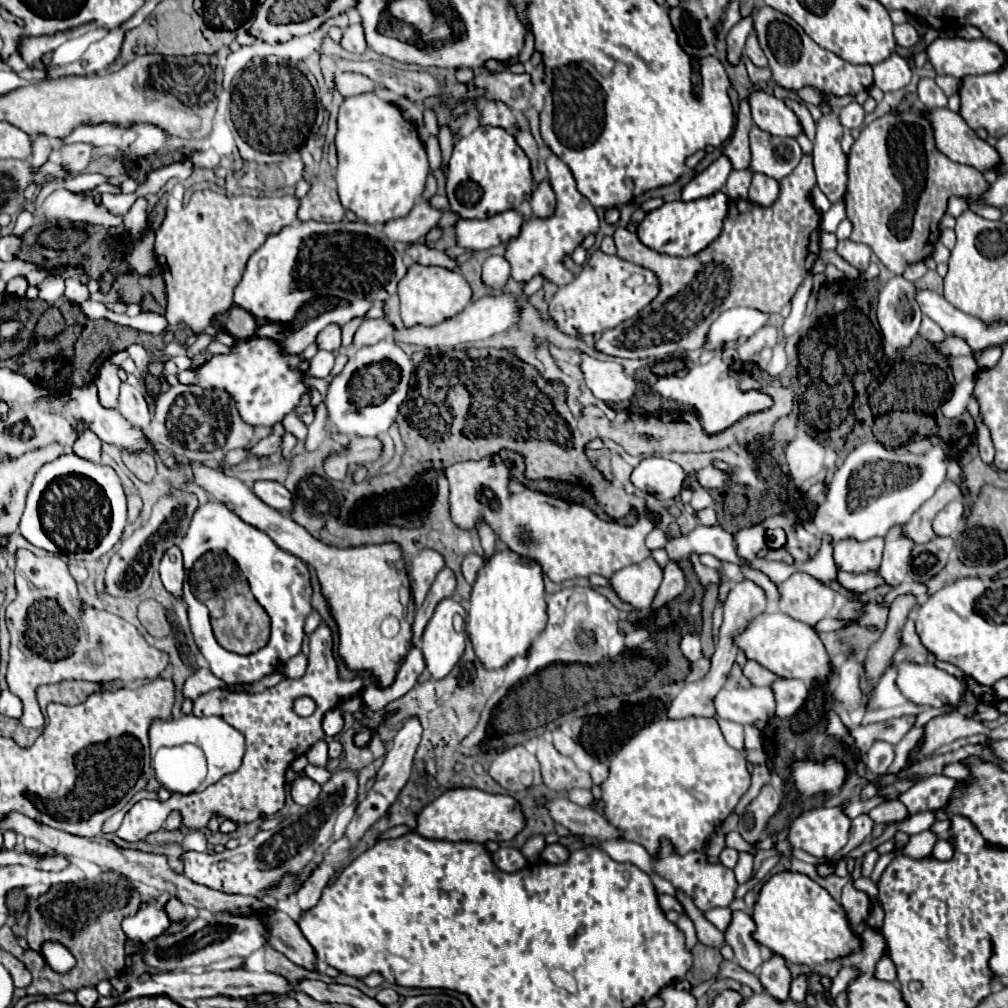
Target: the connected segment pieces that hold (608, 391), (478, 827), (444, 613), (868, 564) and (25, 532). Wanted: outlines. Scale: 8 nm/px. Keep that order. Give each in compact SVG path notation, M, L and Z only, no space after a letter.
M582 354L582 372L586 386L594 392L596 398L604 402L622 402L632 398L638 390L638 384L632 376L624 374L622 366L616 362L600 362Z
M454 788L444 792L432 804L428 804L420 816L416 832L430 840L450 840L450 842L504 842L512 840L526 826L522 806L516 798L506 794L490 794L480 788Z
M444 598L436 606L430 622L424 628L422 636L422 654L426 660L426 668L432 678L440 680L448 676L448 672L456 666L460 656L464 654L466 633L454 630L454 616L464 616L464 606L454 598Z
M872 538L866 542L858 540L842 540L834 546L834 562L836 568L850 574L862 574L870 570L878 570L882 560L884 540Z
M70 452L36 472L20 520L20 532L30 544L52 554L64 554L70 560L96 560L120 542L124 510L126 494L116 470Z

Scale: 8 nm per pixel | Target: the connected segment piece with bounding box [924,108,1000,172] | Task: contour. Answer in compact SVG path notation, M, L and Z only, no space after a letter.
M930 108L924 110L924 116L928 116L932 124L936 148L950 160L974 166L980 172L994 168L1000 162L996 150L980 140L960 114L948 108Z

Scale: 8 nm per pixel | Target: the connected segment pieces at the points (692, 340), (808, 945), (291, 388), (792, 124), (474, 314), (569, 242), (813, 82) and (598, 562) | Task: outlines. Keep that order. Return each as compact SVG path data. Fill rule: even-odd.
M804 154L800 164L796 166L796 172L780 180L780 192L772 206L764 208L760 204L754 204L750 200L740 200L740 198L730 200L728 216L732 218L724 220L724 228L720 236L708 248L688 258L658 254L646 248L636 234L628 232L626 228L616 228L614 232L614 242L618 250L616 256L652 270L660 280L660 294L638 316L618 324L608 332L602 332L602 336L594 342L594 348L598 352L604 352L616 358L662 360L664 356L672 356L682 350L702 348L710 324L724 310L730 310L736 306L748 306L768 314L780 312L792 300L796 288L804 282L804 278L808 276L808 272L812 270L820 254L820 214L810 198L810 190L814 188L814 184L816 184L816 174L812 168L812 154Z
M798 872L774 874L762 886L752 916L756 922L754 938L794 964L822 966L836 958L848 958L860 948L860 936L852 932L842 906L822 886Z
M252 336L246 340L236 340L228 354L214 354L208 362L200 364L198 368L178 370L178 382L186 386L200 386L204 390L224 390L234 400L240 418L250 426L266 426L272 428L276 422L282 422L286 414L294 412L300 404L302 394L310 394L310 388L304 384L304 372L310 368L310 362L302 360L300 356L284 352L284 348L272 338Z
M754 90L748 96L752 120L758 128L764 132L770 132L772 136L798 136L802 134L802 126L796 118L796 114L778 98Z
M508 294L500 296L486 296L480 298L472 304L468 304L460 314L456 314L450 320L444 320L436 326L422 326L416 324L412 328L398 328L394 326L394 340L400 344L416 344L416 346L426 346L426 348L438 348L438 346L456 346L462 342L474 342L474 340L484 340L490 338L492 334L500 334L508 330L516 322L516 300Z
M550 154L546 166L548 166L548 180L556 194L556 210L548 218L532 216L530 220L526 220L524 228L520 228L520 236L506 242L504 258L510 262L512 268L510 276L516 282L530 282L534 276L542 276L544 282L566 286L574 280L574 274L564 266L562 260L564 256L570 256L574 248L580 246L588 234L598 232L598 216L594 206L578 192L570 168L556 154Z
M762 6L758 12L755 12L753 23L760 47L768 60L772 78L784 90L798 92L804 86L812 86L818 92L824 92L824 96L856 96L860 90L868 90L872 86L872 82L874 82L872 80L872 66L848 64L846 60L842 60L834 52L820 48L786 14L778 12L770 6ZM800 46L802 46L802 54L800 54Z
M492 456L492 458L494 458L494 464L490 464L490 470L496 470L496 494L494 494L494 500L490 500L490 506L486 504L488 500L480 498L482 488L488 486L488 484L482 484L488 480L488 474L482 474L482 468L478 472L476 466L468 464L468 478L450 478L450 498L448 498L450 514L452 514L454 524L460 526L462 530L474 530L480 522L486 522L494 530L494 534L508 546L508 550L516 552L518 556L536 560L542 572L552 582L564 582L568 578L580 578L580 576L590 576L590 574L600 574L604 578L610 578L612 572L630 564L638 564L650 556L650 550L646 550L646 544L644 544L644 538L654 528L654 522L650 518L640 516L634 526L620 526L616 522L600 520L594 512L590 512L582 504L566 502L562 498L554 498L542 492L533 490L530 492L530 489L525 489L524 492L512 494L508 488L508 482L510 482L508 464L502 462L498 456Z

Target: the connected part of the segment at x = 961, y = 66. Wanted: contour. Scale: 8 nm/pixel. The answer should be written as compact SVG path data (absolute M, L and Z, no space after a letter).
M936 38L926 46L928 62L938 74L962 78L968 74L988 74L1002 68L1004 52L990 40L964 38Z

